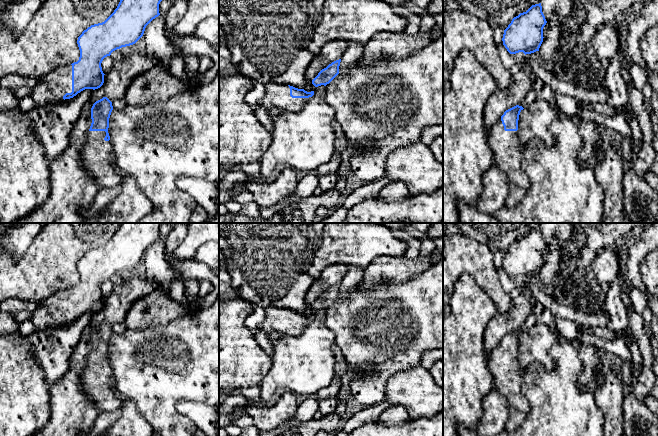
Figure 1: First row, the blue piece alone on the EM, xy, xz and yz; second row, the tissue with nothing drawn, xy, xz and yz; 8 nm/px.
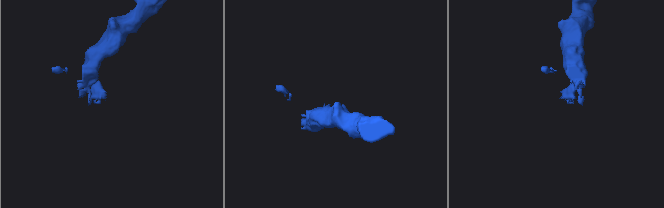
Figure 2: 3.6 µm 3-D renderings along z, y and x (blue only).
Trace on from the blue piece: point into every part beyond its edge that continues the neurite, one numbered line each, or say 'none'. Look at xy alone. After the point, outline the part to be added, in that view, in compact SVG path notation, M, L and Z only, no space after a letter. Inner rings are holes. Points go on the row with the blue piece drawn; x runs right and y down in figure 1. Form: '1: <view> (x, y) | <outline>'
1: xy (52, 86) | M72 65L61 66L38 77L38 84L31 89L31 97L36 105L56 103L63 101L66 93L72 92Z

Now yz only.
1: yz (507, 151) | M500 119L486 131L486 141L492 150L495 165L510 182L527 191L531 184L522 168L524 148L521 146L517 131L505 131Z

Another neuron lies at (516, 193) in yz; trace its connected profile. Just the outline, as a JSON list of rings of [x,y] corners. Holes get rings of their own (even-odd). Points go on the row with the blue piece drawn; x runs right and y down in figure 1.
[[[509,183],[509,195],[507,197],[507,206],[513,207],[517,205],[524,197],[525,190],[515,183]]]

